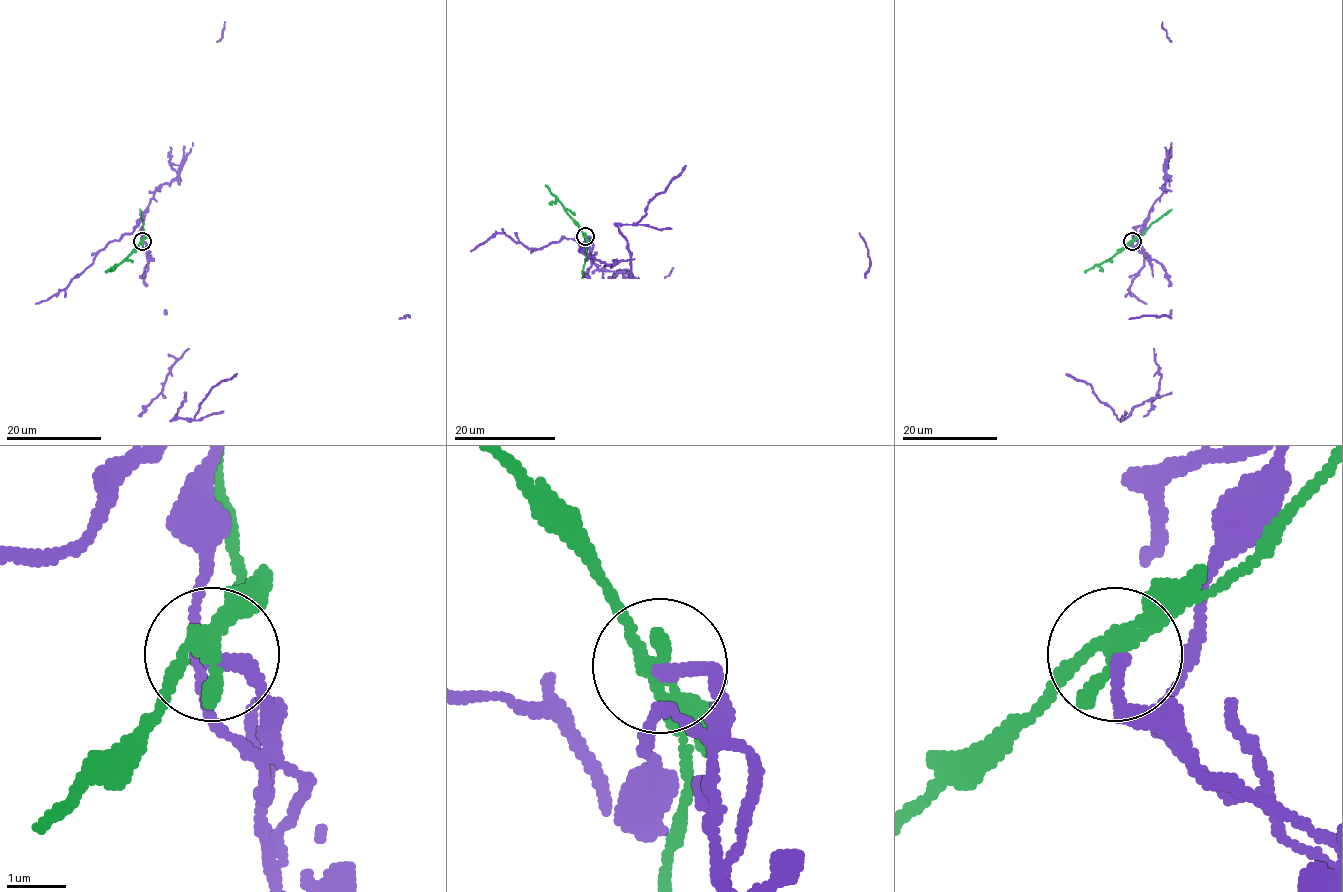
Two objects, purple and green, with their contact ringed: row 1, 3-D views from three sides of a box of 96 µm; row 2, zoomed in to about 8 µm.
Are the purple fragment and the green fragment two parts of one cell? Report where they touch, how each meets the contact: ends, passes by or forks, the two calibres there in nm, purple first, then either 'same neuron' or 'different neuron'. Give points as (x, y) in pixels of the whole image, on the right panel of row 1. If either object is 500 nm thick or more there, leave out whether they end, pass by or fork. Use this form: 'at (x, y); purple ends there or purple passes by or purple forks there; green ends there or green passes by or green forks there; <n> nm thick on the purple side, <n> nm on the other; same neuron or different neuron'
at (1132, 241); purple ends there; green passes by; 240 nm thick on the purple side, 280 nm on the other; different neuron

